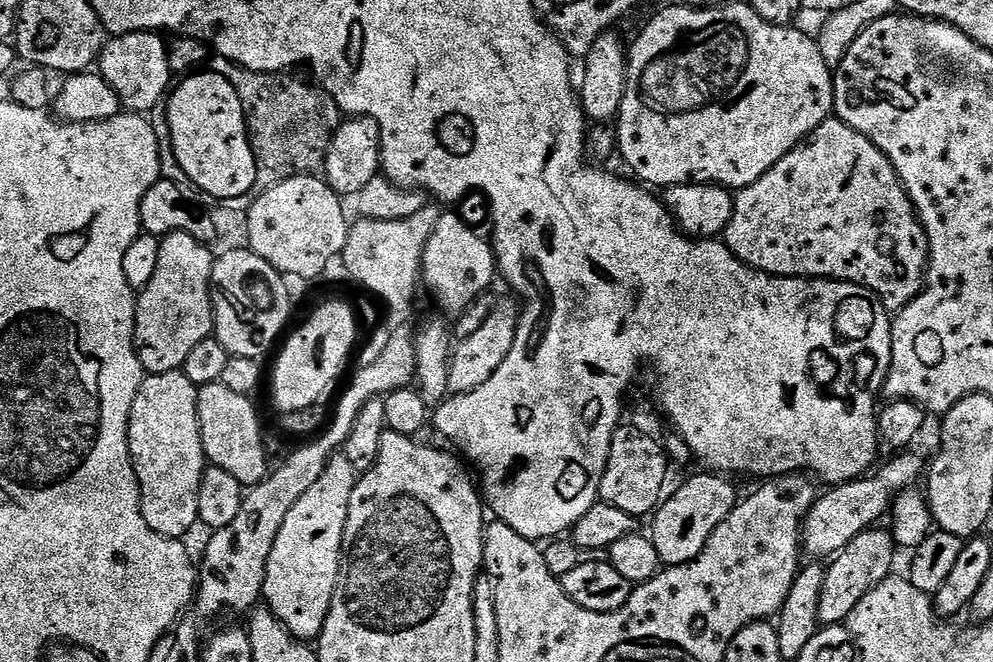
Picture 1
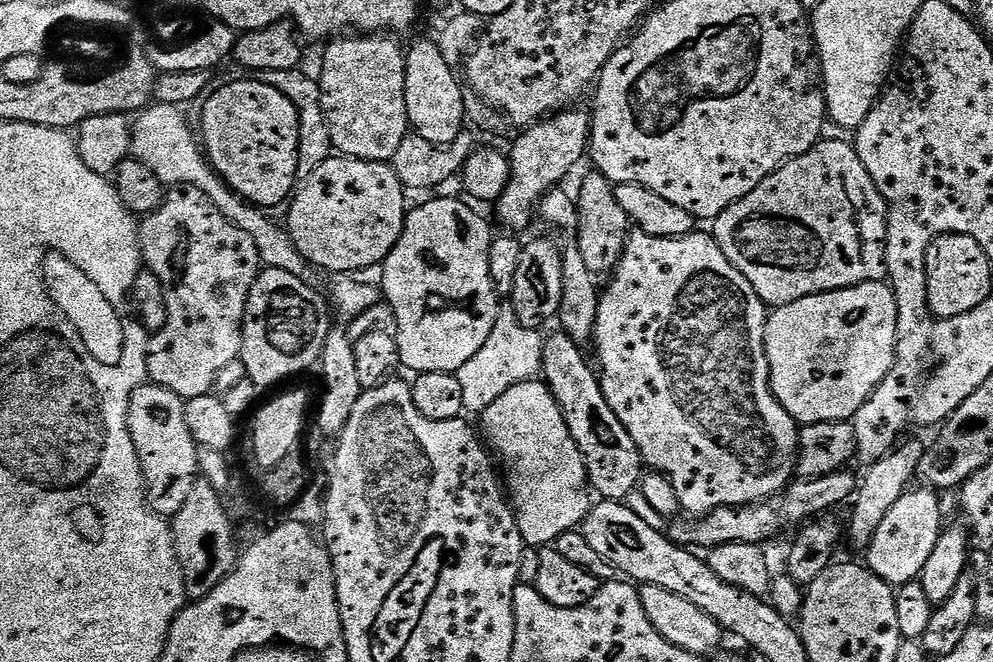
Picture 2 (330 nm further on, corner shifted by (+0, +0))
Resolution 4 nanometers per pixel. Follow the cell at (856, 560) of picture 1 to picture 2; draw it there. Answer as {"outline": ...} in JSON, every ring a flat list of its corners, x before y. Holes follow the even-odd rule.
{"outline":[[913,487,902,498,898,498,898,502,894,502,886,518,882,518,882,526,878,526,878,534,874,534,872,544,866,550,866,566,887,584,899,586,919,581,934,546,938,546,946,519,940,509,940,500,936,497,939,495,931,487,923,487]]}

